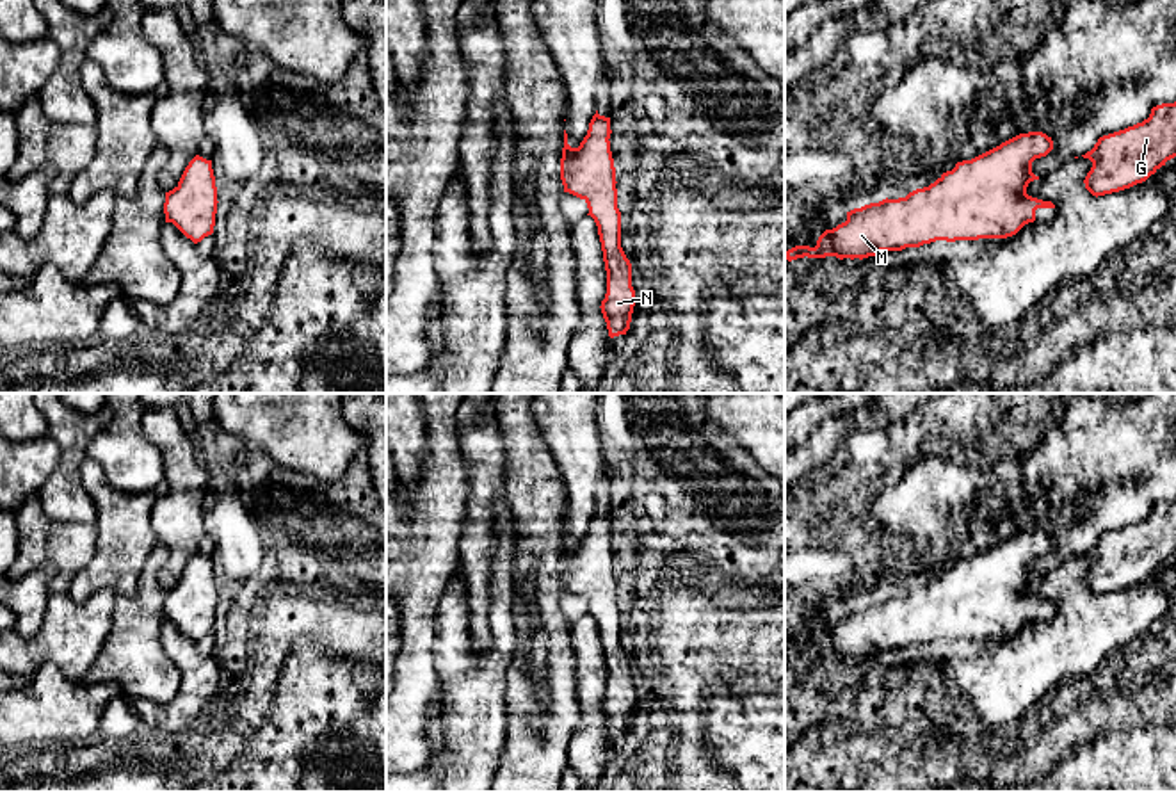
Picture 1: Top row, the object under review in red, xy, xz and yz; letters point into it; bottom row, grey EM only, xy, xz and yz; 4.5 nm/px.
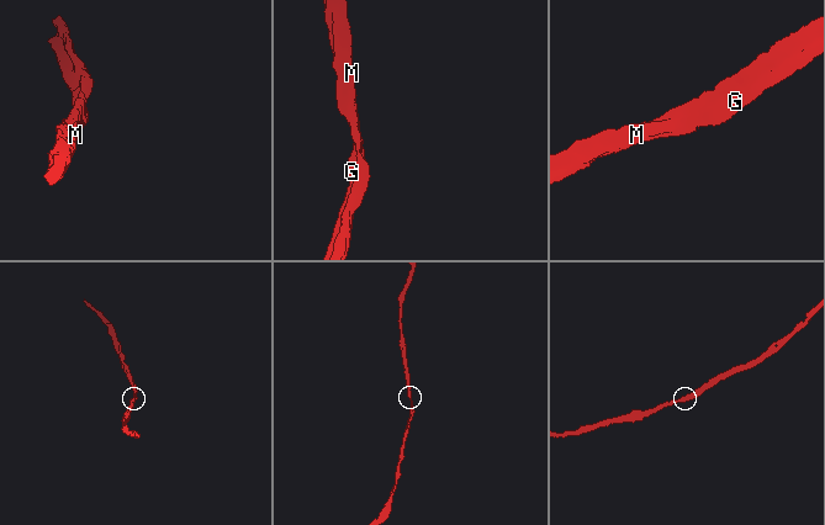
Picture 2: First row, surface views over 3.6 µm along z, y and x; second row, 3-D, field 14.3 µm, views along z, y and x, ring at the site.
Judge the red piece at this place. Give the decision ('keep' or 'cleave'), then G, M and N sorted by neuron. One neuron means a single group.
keep; G M N

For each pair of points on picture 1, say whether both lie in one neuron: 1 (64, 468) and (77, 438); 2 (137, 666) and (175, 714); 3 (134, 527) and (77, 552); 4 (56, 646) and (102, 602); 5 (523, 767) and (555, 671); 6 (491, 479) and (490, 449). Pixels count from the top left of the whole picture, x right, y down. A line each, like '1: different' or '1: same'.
1: same
2: different
3: different
4: same
5: same
6: same

